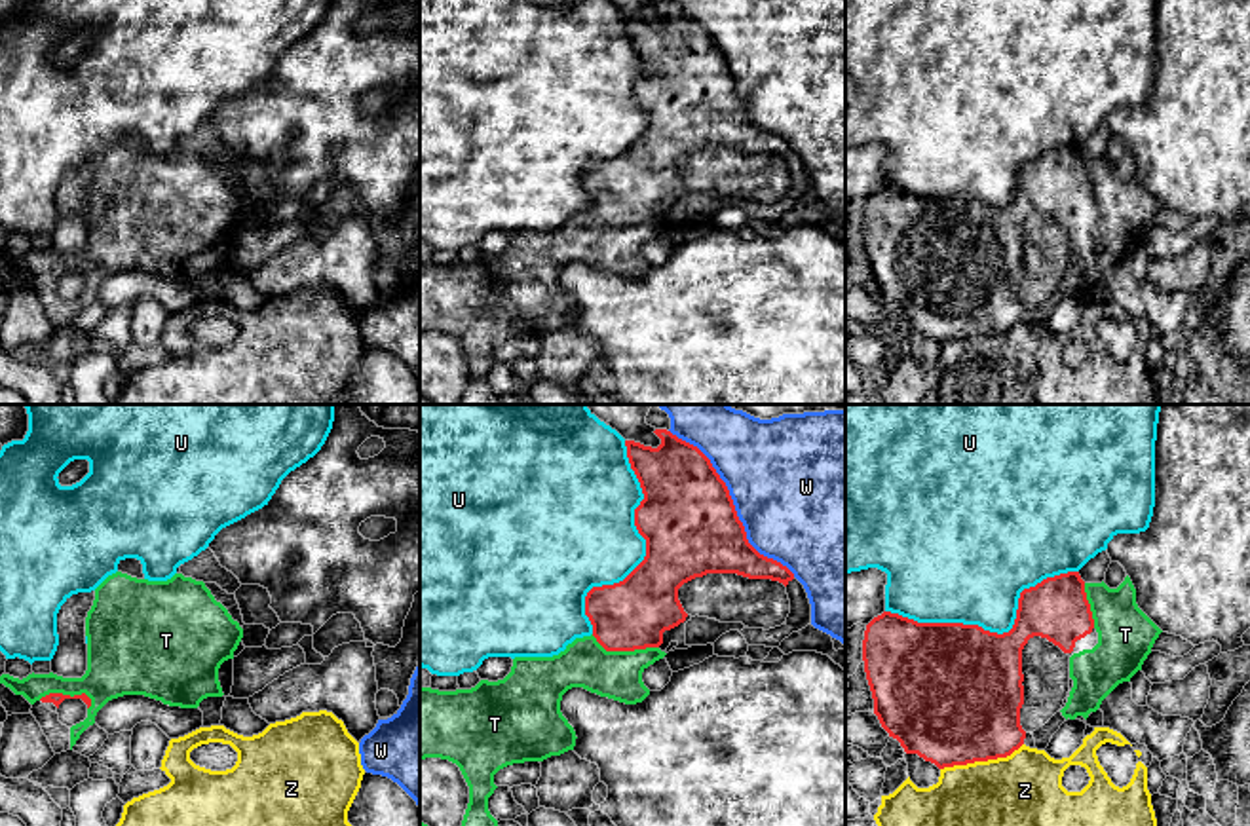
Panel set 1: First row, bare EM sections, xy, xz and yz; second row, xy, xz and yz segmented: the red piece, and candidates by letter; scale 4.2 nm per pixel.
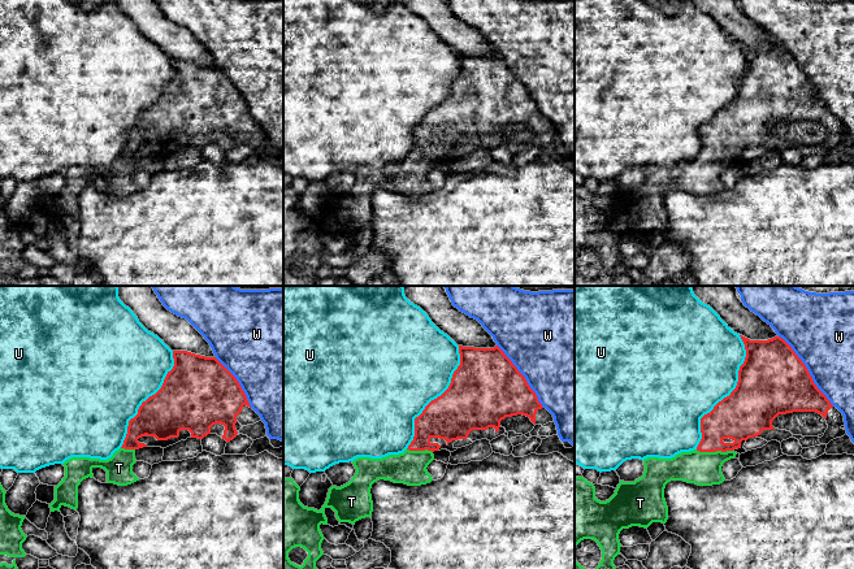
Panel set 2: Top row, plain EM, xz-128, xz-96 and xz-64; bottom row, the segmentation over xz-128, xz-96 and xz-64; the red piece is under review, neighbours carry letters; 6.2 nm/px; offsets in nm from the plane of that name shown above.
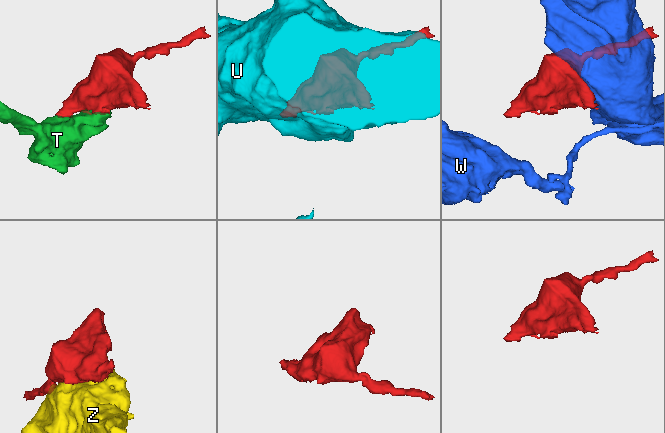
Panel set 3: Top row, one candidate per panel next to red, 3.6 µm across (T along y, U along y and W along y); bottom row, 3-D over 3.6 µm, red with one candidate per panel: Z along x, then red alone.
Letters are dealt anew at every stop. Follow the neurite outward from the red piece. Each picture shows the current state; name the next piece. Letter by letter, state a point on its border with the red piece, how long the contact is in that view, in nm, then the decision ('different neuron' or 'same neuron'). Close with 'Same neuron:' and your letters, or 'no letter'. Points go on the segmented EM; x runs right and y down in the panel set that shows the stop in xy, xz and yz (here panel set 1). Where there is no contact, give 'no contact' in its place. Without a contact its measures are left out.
T: meets red in xz at (625, 650); contact 300 nm long; same neuron
U: meets red in yz at (994, 633); contact 850 nm long; different neuron
W: meets red in xz at (732, 504); contact 800 nm long; different neuron
Z: meets red in yz at (981, 760); contact 360 nm long; different neuron
Same neuron: T

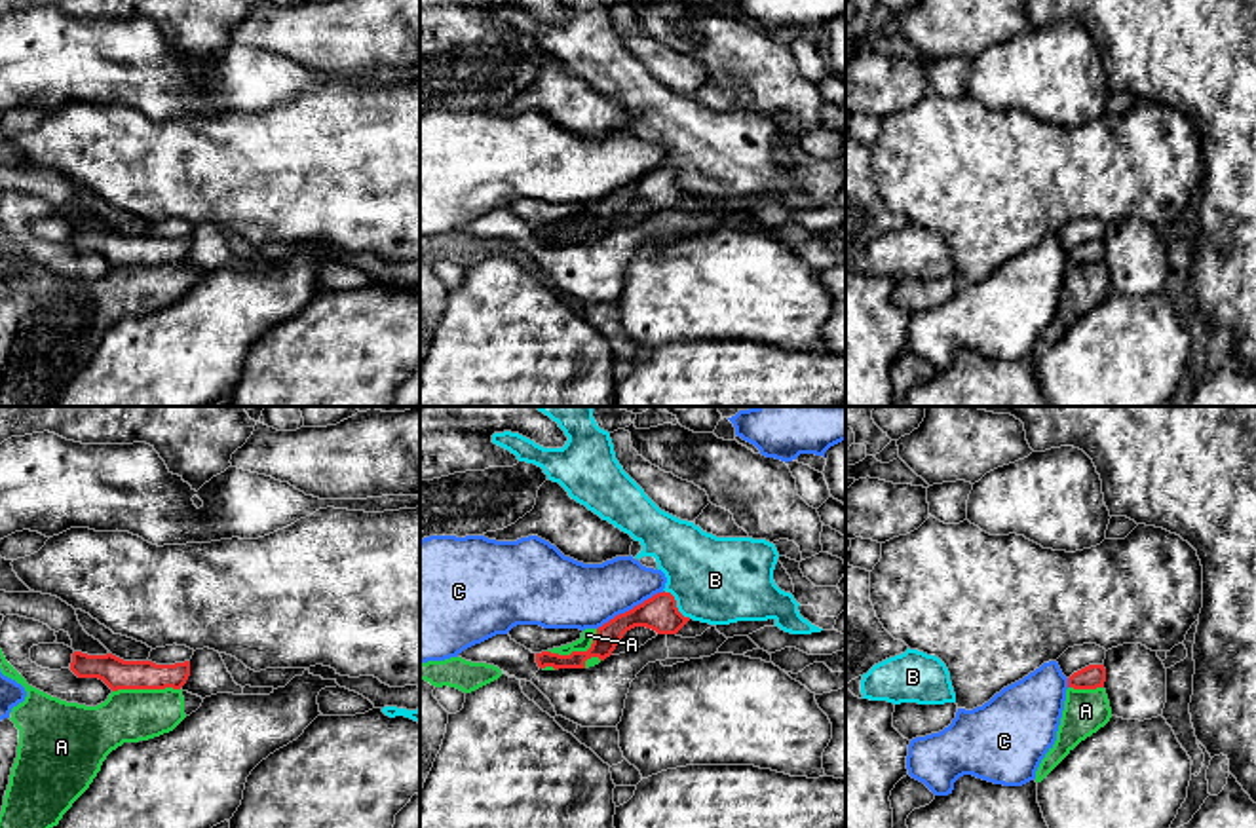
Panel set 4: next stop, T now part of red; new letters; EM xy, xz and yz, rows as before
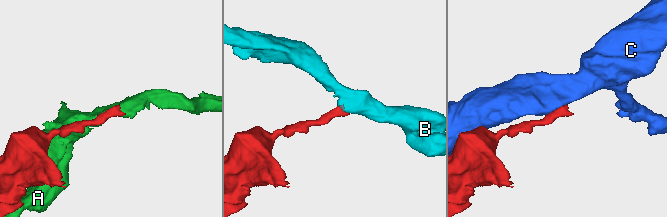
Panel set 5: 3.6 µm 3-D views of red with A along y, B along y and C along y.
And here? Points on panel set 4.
A: meets red in xy at (145, 688); contact 280 nm long; different neuron
B: meets red in xz at (675, 604); contact 170 nm long; different neuron
C: meets red in xz at (629, 610); contact 340 nm long; different neuron
Same neuron: no letter

